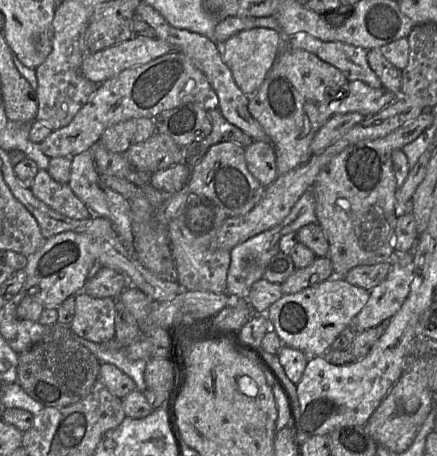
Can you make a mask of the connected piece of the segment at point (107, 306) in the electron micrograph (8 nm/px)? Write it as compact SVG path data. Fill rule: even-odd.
M84 292L75 295L75 314L71 330L80 338L97 344L114 339L114 298L93 298Z

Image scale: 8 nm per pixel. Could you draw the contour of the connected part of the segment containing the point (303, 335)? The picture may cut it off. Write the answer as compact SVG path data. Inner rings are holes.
M331 277L318 285L295 294L283 295L274 302L265 315L285 346L309 356L324 356L335 339L346 331L352 319L363 309L369 291L349 284L344 277Z

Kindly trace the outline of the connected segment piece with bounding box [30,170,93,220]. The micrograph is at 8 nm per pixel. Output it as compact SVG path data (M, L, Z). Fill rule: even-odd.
M46 170L37 172L30 189L36 198L66 217L86 220L93 216L85 204L76 197L68 183L55 181Z

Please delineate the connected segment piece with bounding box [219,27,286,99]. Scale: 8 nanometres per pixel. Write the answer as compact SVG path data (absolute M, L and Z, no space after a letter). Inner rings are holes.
M259 27L242 31L231 37L225 43L219 44L223 61L231 70L238 87L249 99L257 93L280 55L282 37L286 36L281 32Z

